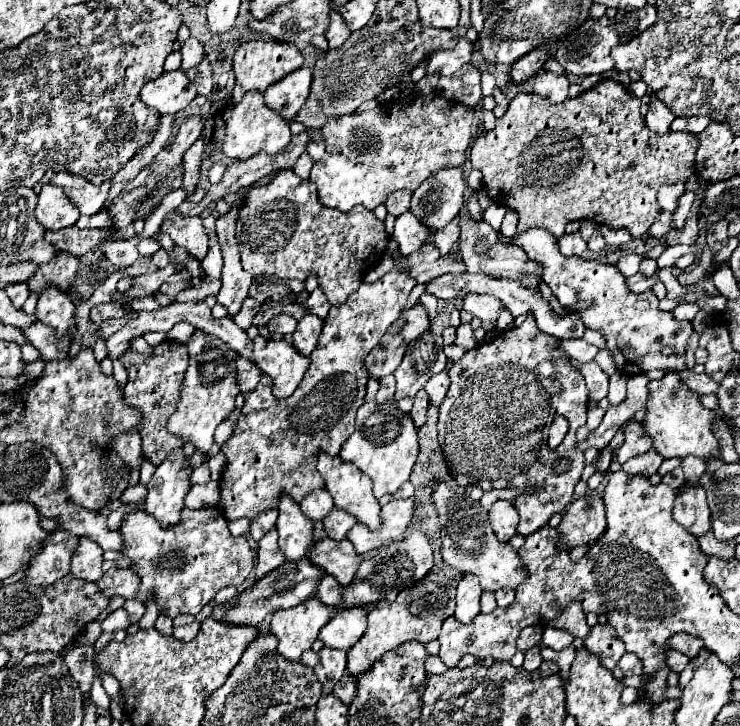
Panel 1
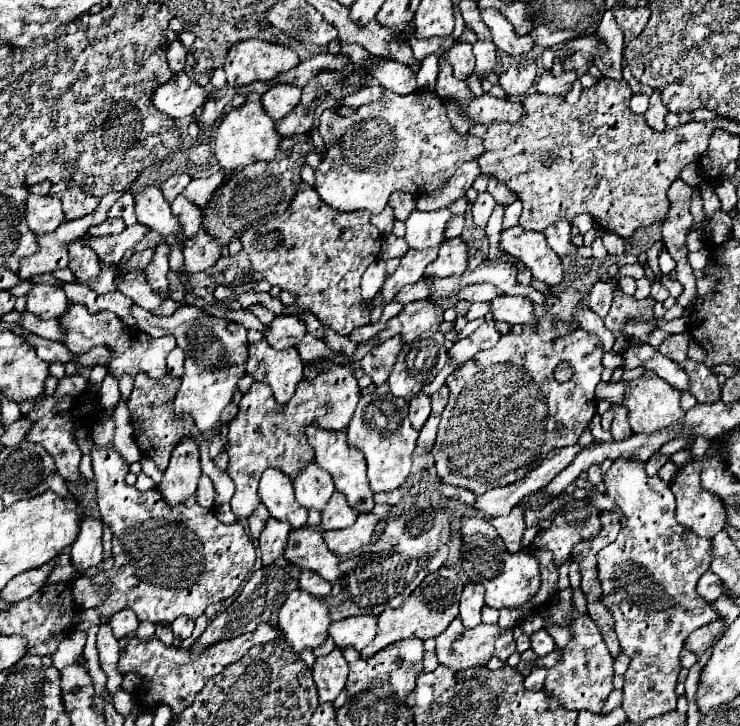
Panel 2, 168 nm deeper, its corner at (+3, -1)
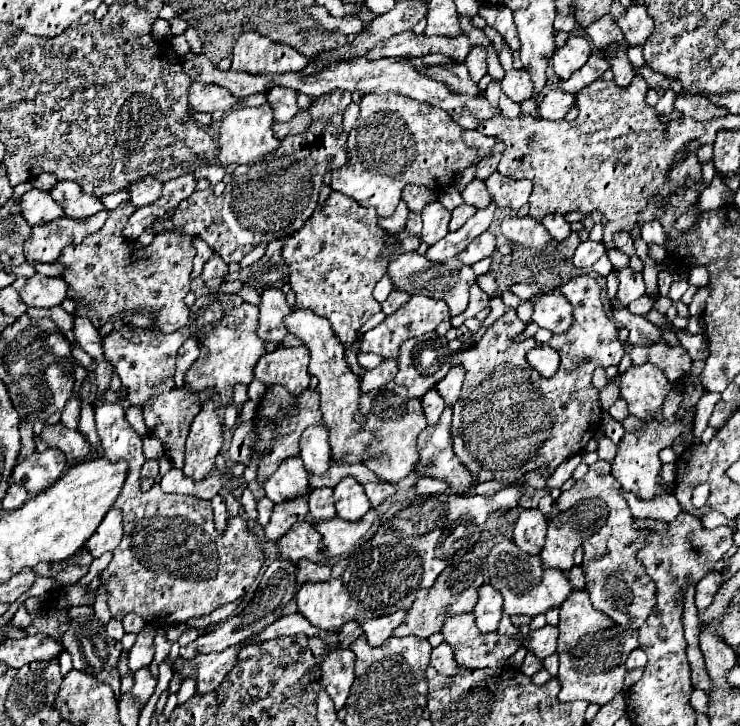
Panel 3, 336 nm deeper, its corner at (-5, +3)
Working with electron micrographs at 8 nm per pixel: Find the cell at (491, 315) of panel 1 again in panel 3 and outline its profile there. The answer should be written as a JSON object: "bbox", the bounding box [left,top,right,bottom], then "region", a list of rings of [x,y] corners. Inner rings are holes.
{"bbox":[532,289,574,333],"region":[[[558,289],[550,293],[542,293],[534,297],[534,301],[536,305],[534,305],[532,321],[538,327],[550,329],[552,333],[566,333],[566,329],[570,329],[570,325],[574,323],[570,303],[566,301],[566,297],[562,297],[562,293],[558,293]]]}

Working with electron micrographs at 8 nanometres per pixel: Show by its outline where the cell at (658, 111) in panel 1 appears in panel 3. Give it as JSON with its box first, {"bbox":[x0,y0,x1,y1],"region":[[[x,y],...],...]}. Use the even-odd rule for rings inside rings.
{"bbox":[656,89,682,123],"region":[[[668,89],[662,97],[660,97],[660,101],[656,103],[656,115],[658,115],[658,119],[662,121],[662,123],[668,123],[668,121],[672,121],[672,119],[680,119],[682,115],[674,109],[674,105],[672,105],[672,101],[674,101],[674,97],[676,97],[676,93],[672,91],[672,89]]]}

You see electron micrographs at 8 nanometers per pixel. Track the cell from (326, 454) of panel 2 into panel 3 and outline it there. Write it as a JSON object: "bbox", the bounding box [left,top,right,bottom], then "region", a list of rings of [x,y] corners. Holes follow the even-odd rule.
{"bbox":[284,309,372,463],"region":[[[292,309],[290,315],[286,315],[286,321],[284,321],[288,333],[296,335],[298,339],[302,339],[302,343],[310,349],[310,375],[314,375],[320,383],[318,383],[318,393],[320,393],[320,411],[322,411],[322,419],[324,423],[328,425],[328,431],[330,431],[330,449],[332,449],[332,457],[340,463],[360,463],[360,453],[366,451],[370,439],[372,439],[372,433],[370,431],[364,431],[362,425],[354,419],[354,411],[358,411],[358,397],[360,397],[360,375],[356,375],[350,365],[346,363],[344,359],[344,345],[338,341],[330,321],[326,321],[324,317],[318,317],[312,309]]]}

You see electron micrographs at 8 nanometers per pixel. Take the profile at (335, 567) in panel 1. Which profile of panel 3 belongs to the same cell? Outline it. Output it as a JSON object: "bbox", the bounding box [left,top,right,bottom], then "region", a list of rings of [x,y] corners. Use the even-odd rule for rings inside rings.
{"bbox":[276,521,328,563],"region":[[[308,521],[294,523],[286,535],[276,541],[276,547],[284,559],[290,559],[294,563],[300,559],[328,563],[328,559],[322,555],[322,537]]]}

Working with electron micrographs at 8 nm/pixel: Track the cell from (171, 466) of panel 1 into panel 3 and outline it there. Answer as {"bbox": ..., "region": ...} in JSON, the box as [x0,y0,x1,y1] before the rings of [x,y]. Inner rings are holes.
{"bbox":[184,399,224,481],"region":[[[212,399],[202,403],[200,413],[194,417],[190,435],[186,441],[186,463],[184,475],[194,481],[202,481],[214,467],[216,455],[222,449],[224,425],[216,413]]]}

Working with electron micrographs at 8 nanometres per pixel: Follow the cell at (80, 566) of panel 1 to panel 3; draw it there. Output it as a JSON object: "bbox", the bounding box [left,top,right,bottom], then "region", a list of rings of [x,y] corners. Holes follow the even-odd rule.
{"bbox":[86,507,122,557],"region":[[[112,507],[102,523],[98,525],[96,533],[86,543],[86,549],[92,557],[100,557],[106,551],[114,551],[122,539],[122,511],[118,507]]]}

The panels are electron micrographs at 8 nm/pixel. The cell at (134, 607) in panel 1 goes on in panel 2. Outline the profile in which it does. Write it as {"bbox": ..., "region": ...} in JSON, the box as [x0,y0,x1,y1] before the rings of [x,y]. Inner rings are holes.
{"bbox":[112,609,138,639],"region":[[[120,609],[118,613],[112,615],[112,633],[116,639],[132,633],[138,629],[138,617],[132,609]]]}

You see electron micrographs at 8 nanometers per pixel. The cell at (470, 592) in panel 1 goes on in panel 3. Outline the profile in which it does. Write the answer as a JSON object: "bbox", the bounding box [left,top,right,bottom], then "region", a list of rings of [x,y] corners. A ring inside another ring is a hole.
{"bbox":[474,585,502,633],"region":[[[482,585],[478,589],[478,603],[474,607],[476,625],[482,633],[492,633],[498,629],[498,621],[502,619],[502,595],[490,587]]]}

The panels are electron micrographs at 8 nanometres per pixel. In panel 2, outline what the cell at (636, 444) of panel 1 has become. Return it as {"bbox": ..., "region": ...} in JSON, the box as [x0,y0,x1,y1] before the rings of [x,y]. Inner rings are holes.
{"bbox":[610,405,632,441],"region":[[[614,405],[614,411],[616,411],[616,417],[612,421],[610,433],[616,441],[622,441],[632,435],[632,429],[628,425],[628,411],[626,411],[626,407],[620,407],[620,405]]]}

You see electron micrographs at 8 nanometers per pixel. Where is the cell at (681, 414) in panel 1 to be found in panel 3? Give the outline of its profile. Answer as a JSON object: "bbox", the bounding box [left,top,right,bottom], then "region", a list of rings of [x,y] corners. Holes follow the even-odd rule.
{"bbox":[618,363,672,419],"region":[[[654,363],[630,365],[626,373],[618,375],[620,397],[628,403],[628,411],[638,419],[656,415],[672,389],[670,381]]]}

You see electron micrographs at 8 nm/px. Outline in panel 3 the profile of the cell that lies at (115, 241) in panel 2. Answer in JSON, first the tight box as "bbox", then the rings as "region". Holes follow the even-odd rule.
{"bbox":[152,91,350,263],"region":[[[344,91],[316,97],[306,109],[312,123],[304,133],[284,137],[274,153],[252,165],[238,165],[222,195],[215,195],[212,188],[194,191],[166,221],[152,223],[154,233],[184,231],[186,235],[200,237],[224,263],[240,263],[256,245],[268,245],[274,239],[296,233],[318,205],[326,171],[334,171],[348,161],[348,133],[342,129],[342,113],[350,103],[350,93]]]}

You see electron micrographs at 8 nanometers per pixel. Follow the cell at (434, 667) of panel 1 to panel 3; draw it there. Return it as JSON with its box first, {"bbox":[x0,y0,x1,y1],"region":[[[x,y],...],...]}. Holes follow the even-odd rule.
{"bbox":[430,643,460,677],"region":[[[440,643],[438,647],[432,649],[430,665],[432,665],[438,673],[442,673],[442,675],[446,675],[446,677],[452,677],[452,675],[456,675],[456,673],[460,671],[460,665],[454,661],[454,651],[452,651],[450,645],[446,645],[446,643]]]}

